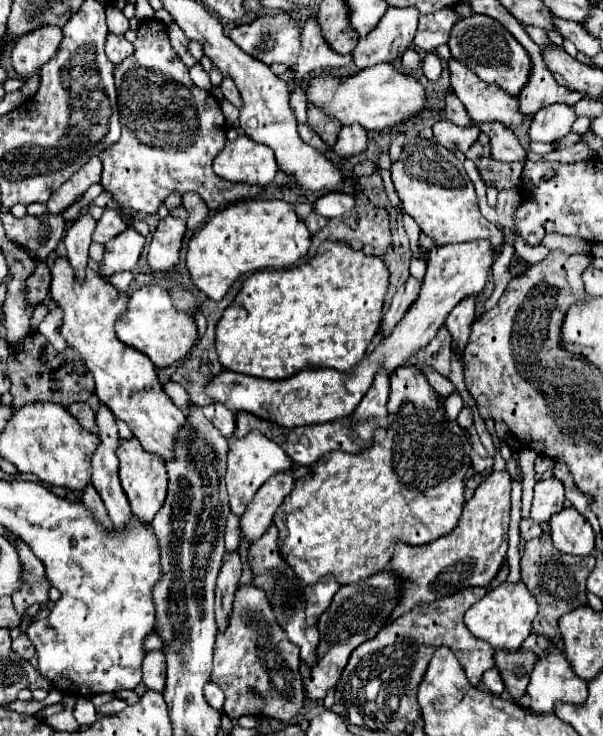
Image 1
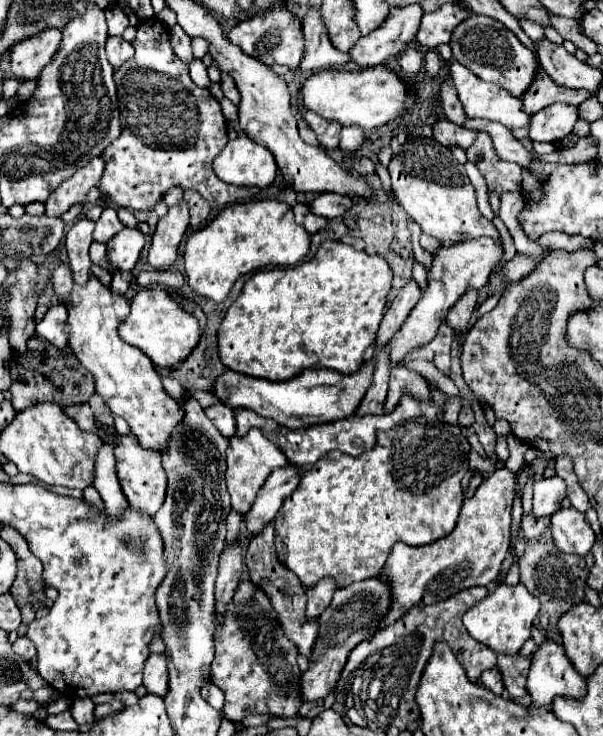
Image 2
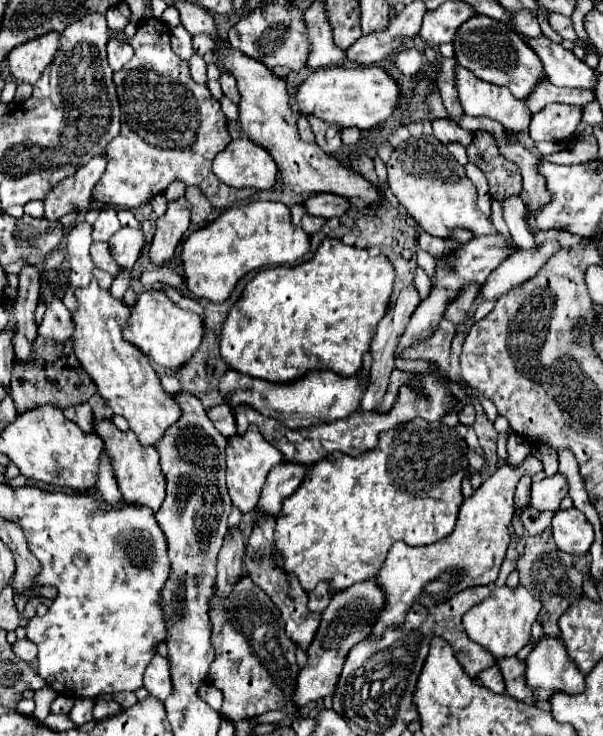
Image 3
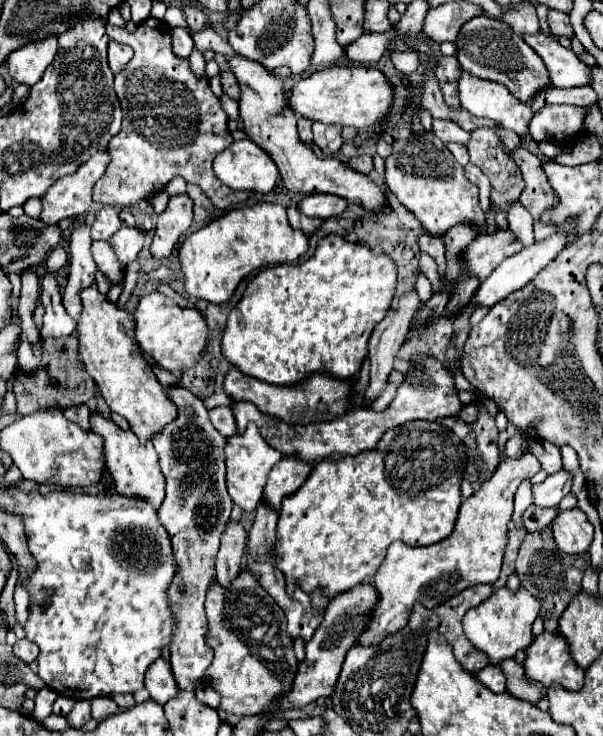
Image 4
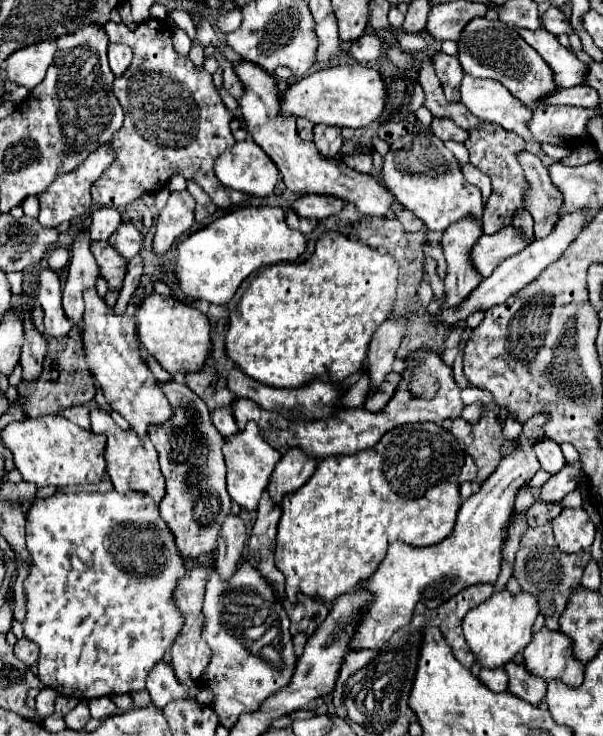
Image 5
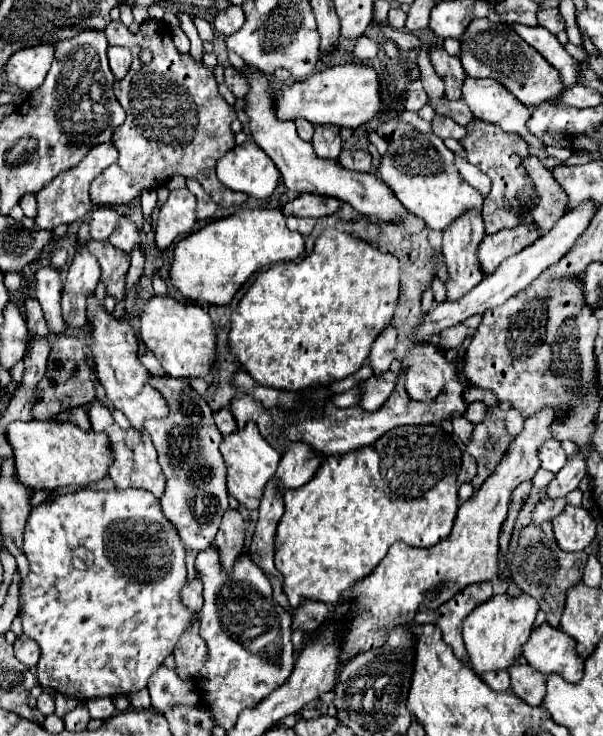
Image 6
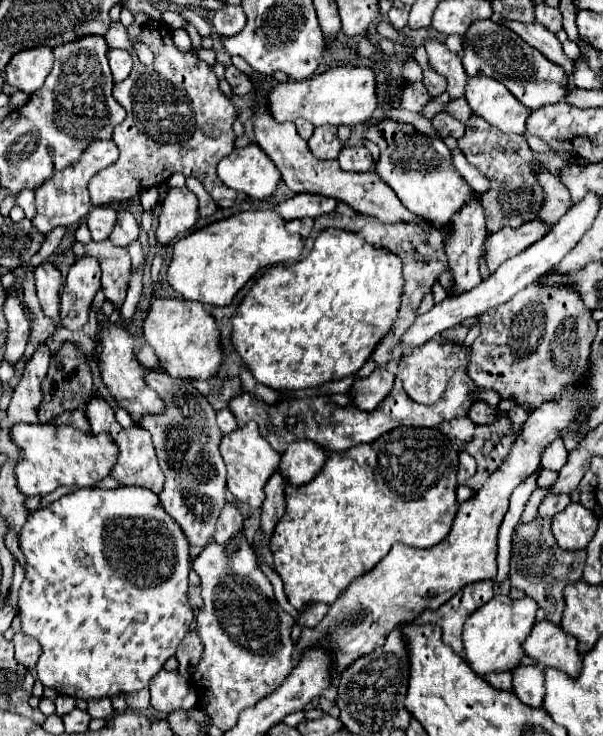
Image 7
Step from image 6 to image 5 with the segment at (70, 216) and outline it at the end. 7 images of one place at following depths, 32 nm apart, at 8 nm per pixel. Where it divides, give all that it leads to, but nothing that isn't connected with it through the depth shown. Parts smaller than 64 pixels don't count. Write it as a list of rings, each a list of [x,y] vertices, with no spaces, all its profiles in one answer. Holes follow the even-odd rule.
[[[106,144],[102,148],[98,148],[96,152],[92,152],[92,156],[88,156],[88,160],[84,160],[80,164],[80,168],[58,176],[52,186],[48,186],[48,192],[44,196],[40,196],[40,216],[38,222],[44,226],[58,226],[60,222],[69,221],[83,217],[92,212],[95,205],[91,198],[91,188],[94,182],[102,175],[102,173],[110,166],[110,162],[114,160],[112,156],[112,148]]]

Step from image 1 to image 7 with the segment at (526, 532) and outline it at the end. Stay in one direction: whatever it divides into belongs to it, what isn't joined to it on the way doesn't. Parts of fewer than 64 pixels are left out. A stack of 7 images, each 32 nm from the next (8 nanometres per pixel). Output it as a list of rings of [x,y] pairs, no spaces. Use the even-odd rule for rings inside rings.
[[[546,494],[546,498],[542,500],[542,504],[538,508],[536,518],[554,518],[568,504],[570,504],[570,498],[568,496],[552,496],[552,494]]]

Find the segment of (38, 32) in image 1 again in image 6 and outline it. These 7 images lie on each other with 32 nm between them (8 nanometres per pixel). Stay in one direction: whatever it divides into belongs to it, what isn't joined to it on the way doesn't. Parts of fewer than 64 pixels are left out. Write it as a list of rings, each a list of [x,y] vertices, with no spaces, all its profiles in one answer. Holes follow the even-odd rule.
[[[40,44],[12,54],[4,66],[4,72],[10,84],[16,84],[18,88],[32,92],[44,82],[52,60],[54,60],[54,46]]]

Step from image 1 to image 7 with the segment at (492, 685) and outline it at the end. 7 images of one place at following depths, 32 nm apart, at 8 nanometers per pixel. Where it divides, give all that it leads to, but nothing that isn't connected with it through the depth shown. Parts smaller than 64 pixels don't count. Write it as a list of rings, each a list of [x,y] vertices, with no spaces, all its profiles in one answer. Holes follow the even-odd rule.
[[[492,672],[488,676],[484,676],[484,680],[498,690],[512,690],[512,674],[510,672]]]

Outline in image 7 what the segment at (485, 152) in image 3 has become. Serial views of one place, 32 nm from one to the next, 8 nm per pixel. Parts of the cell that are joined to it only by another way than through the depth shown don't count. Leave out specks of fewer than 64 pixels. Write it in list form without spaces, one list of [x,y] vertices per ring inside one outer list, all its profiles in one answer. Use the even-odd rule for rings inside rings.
[[[472,116],[466,122],[466,134],[458,140],[458,146],[464,152],[466,160],[490,178],[490,190],[482,194],[486,230],[490,234],[506,226],[516,228],[536,218],[536,212],[542,204],[542,190],[530,170],[532,152],[524,136],[504,134],[496,126],[490,126],[486,120],[480,120],[480,116]]]

